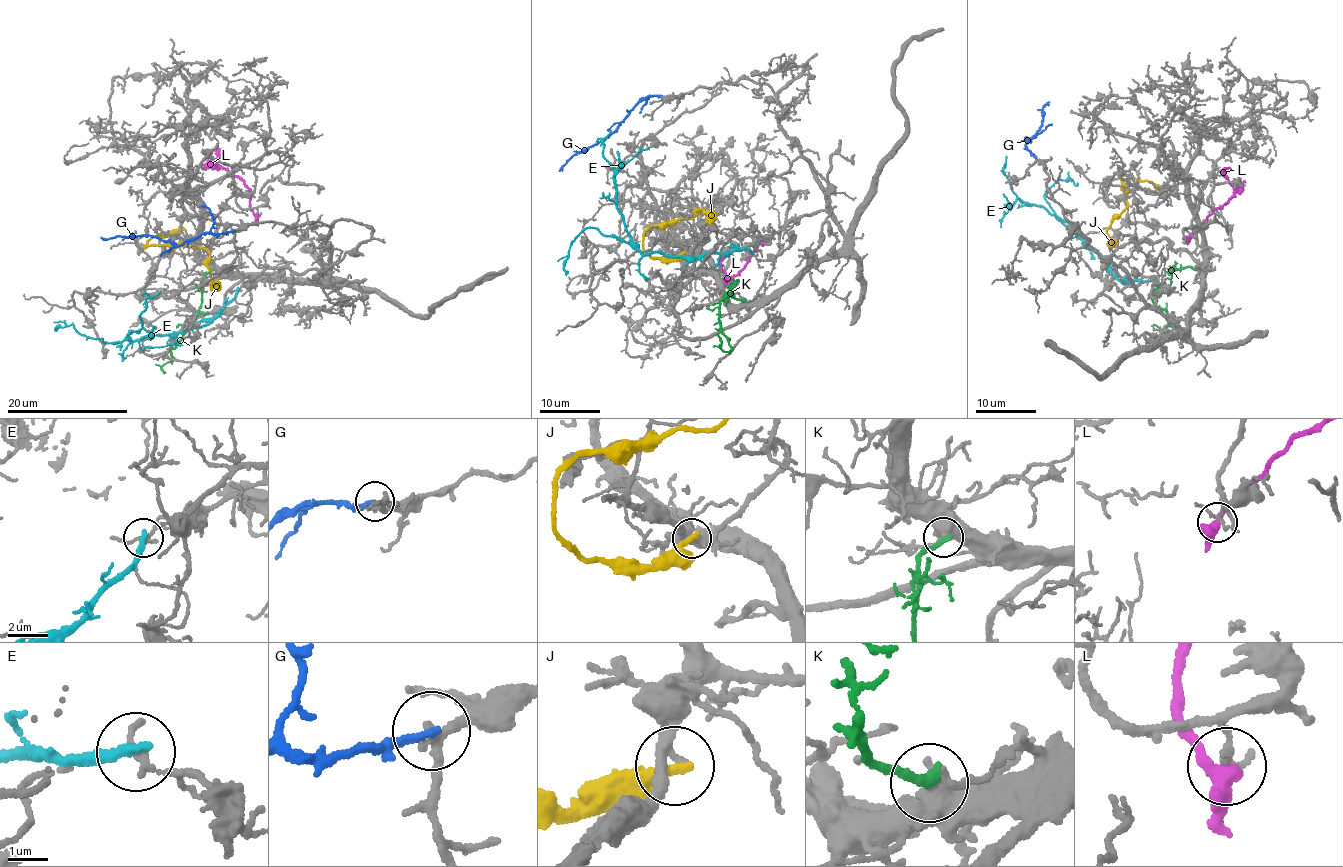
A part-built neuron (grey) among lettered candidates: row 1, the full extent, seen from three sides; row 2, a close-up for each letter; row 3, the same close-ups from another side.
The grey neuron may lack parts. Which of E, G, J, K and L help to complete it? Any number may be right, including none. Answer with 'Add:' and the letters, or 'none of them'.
Add: K

